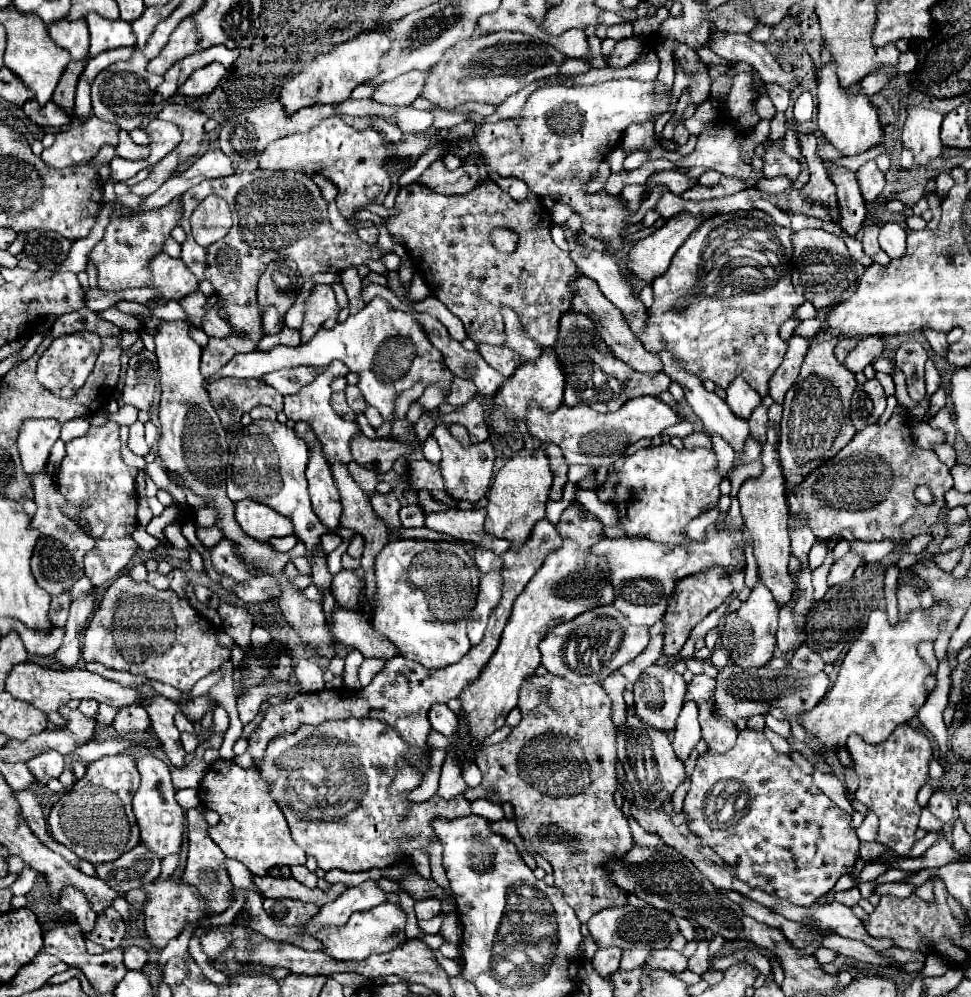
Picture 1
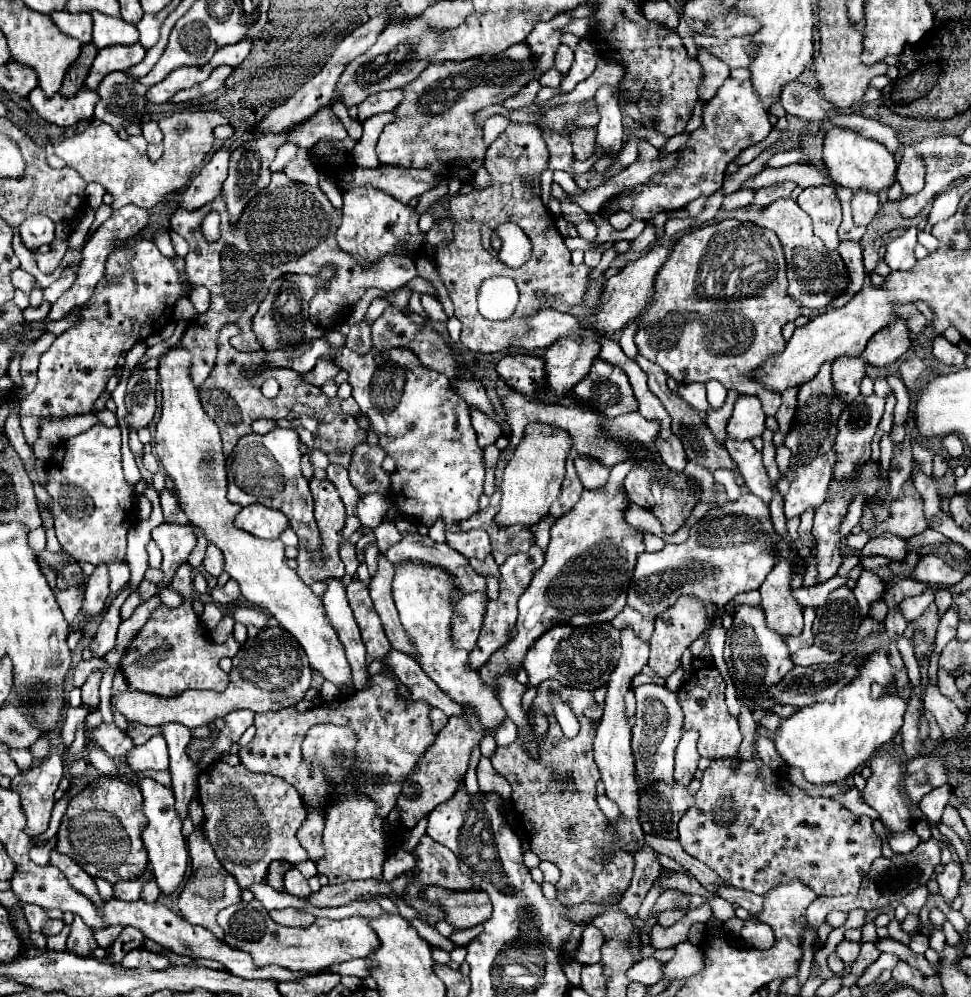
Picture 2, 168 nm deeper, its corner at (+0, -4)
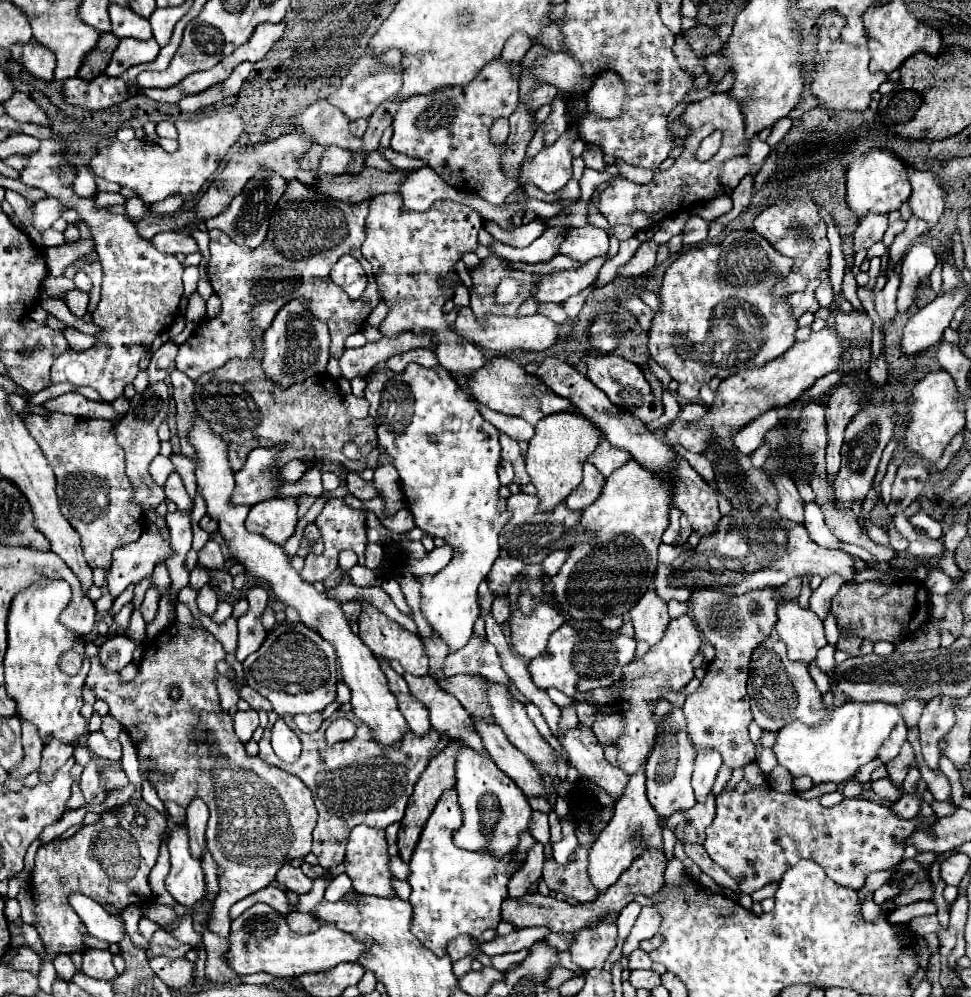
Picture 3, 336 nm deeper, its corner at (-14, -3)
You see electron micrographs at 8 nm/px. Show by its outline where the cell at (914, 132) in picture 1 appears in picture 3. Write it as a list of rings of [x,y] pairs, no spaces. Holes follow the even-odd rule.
[[[912,172],[910,174],[910,184],[912,184],[912,196],[908,200],[908,206],[912,214],[928,224],[928,228],[934,228],[942,216],[944,200],[942,200],[942,190],[938,186],[936,176],[930,172]]]

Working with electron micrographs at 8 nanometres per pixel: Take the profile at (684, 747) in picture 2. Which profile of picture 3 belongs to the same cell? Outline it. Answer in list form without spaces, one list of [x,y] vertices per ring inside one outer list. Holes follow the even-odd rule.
[[[698,752],[694,774],[692,774],[692,786],[698,802],[704,802],[706,796],[710,794],[720,766],[722,766],[722,760],[718,752]]]

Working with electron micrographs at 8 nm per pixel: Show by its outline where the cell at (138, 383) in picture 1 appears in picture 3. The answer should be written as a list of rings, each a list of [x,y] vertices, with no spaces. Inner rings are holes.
[[[164,382],[148,386],[142,394],[138,394],[130,400],[132,408],[126,412],[124,420],[118,422],[116,428],[114,428],[116,430],[116,442],[126,452],[126,474],[128,474],[128,478],[132,482],[132,488],[134,488],[132,502],[138,504],[142,510],[156,508],[166,498],[164,490],[152,480],[152,476],[148,472],[148,466],[160,450],[160,440],[158,440],[156,430],[168,414],[168,400],[170,400],[170,392],[168,392],[168,386]]]

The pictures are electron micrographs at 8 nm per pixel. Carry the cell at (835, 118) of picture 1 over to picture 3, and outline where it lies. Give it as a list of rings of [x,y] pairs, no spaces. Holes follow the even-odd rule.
[[[874,150],[870,154],[858,156],[852,162],[846,174],[846,180],[848,180],[846,202],[858,220],[868,216],[870,212],[890,214],[894,210],[900,210],[900,206],[908,202],[910,192],[912,192],[908,184],[908,166],[898,156],[884,150]]]

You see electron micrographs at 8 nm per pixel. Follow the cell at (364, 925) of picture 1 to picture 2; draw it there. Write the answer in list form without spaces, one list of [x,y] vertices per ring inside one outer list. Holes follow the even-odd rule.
[[[252,899],[250,903],[236,903],[218,913],[218,925],[222,925],[226,937],[224,941],[230,947],[248,951],[256,965],[282,965],[292,971],[322,971],[330,965],[344,963],[358,957],[368,957],[378,949],[378,937],[374,929],[370,927],[368,917],[348,917],[342,921],[332,919],[316,919],[310,927],[282,927],[274,923],[268,915],[268,911]]]

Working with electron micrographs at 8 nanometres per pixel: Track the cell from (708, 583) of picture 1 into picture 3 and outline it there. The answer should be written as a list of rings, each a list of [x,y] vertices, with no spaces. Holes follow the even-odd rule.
[[[684,614],[668,624],[664,638],[654,644],[640,660],[632,660],[630,664],[626,664],[624,676],[612,686],[618,690],[616,706],[622,710],[626,724],[622,736],[614,744],[618,750],[618,764],[626,774],[634,774],[648,760],[658,734],[658,724],[654,720],[654,704],[662,698],[662,690],[680,690],[694,678],[690,660],[698,652],[700,644],[702,634],[696,628],[696,622],[688,614]]]

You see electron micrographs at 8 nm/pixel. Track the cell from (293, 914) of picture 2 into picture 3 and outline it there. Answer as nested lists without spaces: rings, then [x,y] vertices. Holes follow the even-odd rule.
[[[290,912],[286,916],[286,922],[298,934],[310,934],[320,928],[320,920],[316,920],[312,914],[302,914],[302,912]]]

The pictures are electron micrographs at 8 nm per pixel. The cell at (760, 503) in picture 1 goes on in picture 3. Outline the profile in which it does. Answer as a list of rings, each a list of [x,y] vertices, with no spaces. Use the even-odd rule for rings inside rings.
[[[794,600],[782,602],[778,608],[776,634],[786,644],[788,658],[810,664],[818,650],[826,646],[824,626],[818,616],[812,616],[810,608],[800,608]]]

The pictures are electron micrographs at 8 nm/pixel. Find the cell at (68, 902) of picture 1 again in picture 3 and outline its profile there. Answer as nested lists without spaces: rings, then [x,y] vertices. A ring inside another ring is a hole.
[[[90,948],[82,956],[82,972],[90,978],[96,980],[114,980],[118,976],[114,964],[112,964],[112,954],[108,950],[96,950]]]

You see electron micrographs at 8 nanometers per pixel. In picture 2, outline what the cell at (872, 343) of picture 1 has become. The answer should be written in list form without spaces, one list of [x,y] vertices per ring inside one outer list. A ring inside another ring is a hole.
[[[896,319],[868,341],[864,357],[868,365],[884,367],[900,359],[908,351],[908,347],[910,347],[910,337],[906,329],[906,321]]]

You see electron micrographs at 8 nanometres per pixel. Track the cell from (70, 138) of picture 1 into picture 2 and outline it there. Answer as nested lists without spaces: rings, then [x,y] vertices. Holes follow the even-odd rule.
[[[184,110],[161,119],[158,125],[164,136],[164,152],[156,163],[150,163],[146,155],[138,153],[128,141],[122,141],[108,123],[88,127],[86,131],[56,143],[54,153],[64,159],[68,167],[76,169],[84,177],[84,181],[96,181],[104,185],[106,191],[114,197],[112,209],[120,209],[122,205],[130,203],[144,209],[152,209],[154,205],[164,201],[166,195],[182,189],[190,181],[192,173],[202,165],[204,157],[212,149],[212,129],[224,123],[228,121],[216,111]],[[128,179],[132,179],[130,187]]]

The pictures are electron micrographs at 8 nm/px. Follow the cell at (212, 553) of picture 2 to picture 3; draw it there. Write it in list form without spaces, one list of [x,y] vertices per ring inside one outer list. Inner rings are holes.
[[[208,540],[204,544],[204,548],[198,552],[198,564],[210,568],[210,570],[222,570],[226,566],[226,560],[220,552],[220,544],[216,544],[214,540]]]

